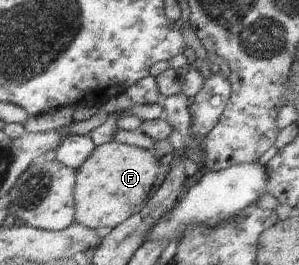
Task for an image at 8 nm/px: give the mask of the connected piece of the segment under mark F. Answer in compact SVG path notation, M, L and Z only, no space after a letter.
M114 141L97 146L76 171L76 222L106 232L141 213L152 196L152 188L156 184L154 181L160 174L160 164L161 161L156 159L153 152L145 148Z

